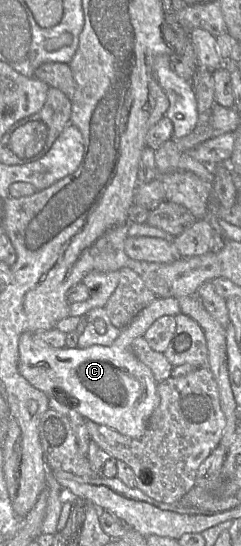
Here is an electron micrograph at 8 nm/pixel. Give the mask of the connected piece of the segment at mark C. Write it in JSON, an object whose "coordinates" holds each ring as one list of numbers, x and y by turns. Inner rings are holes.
{"coordinates":[[167,297,167,298,156,298,151,304,149,304,147,307,145,307,131,322,129,325,127,325,125,328,121,330,120,335,115,340,115,342,111,346,102,346,102,345,93,345,84,349,80,348,54,348,50,345,48,345,46,342,41,340,37,337,37,334,34,332,24,332,20,335,19,338,19,364,18,364,18,371,19,373,35,388,38,389,38,384,46,383,46,386,57,386,58,388,61,388,65,391,65,393,61,393,60,391,57,391,58,397,60,398,63,394,63,399,66,399,67,397,72,399,72,402,67,401,65,403,63,400,61,400,62,403,66,404,70,408,74,408,79,414,81,414,85,419,89,419,97,424,108,426,119,433,123,435,127,435,132,438,139,438,141,437,148,424,148,420,154,410,158,407,160,403,160,397,157,392,157,386,158,383,156,382,152,371,149,367,147,367,145,364,143,364,133,353,132,351,132,342,140,336,144,336,145,332,148,330,148,328,153,324,154,321,156,321,158,318,165,316,165,315,172,315,176,316,179,313,181,313,179,302,177,298,174,297]]}

